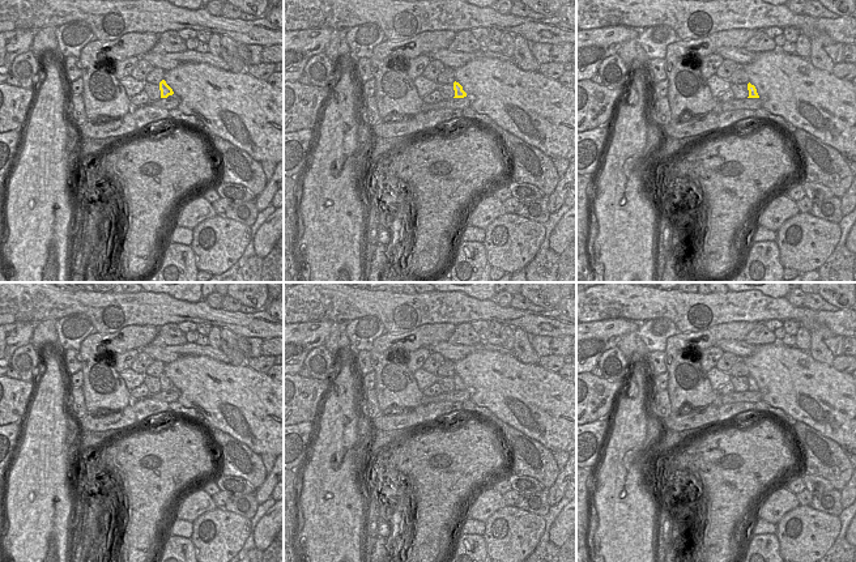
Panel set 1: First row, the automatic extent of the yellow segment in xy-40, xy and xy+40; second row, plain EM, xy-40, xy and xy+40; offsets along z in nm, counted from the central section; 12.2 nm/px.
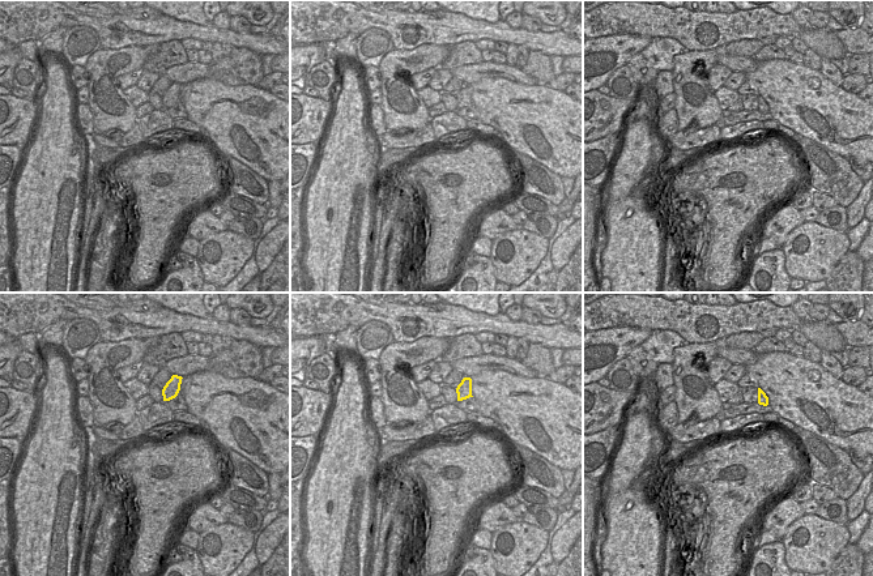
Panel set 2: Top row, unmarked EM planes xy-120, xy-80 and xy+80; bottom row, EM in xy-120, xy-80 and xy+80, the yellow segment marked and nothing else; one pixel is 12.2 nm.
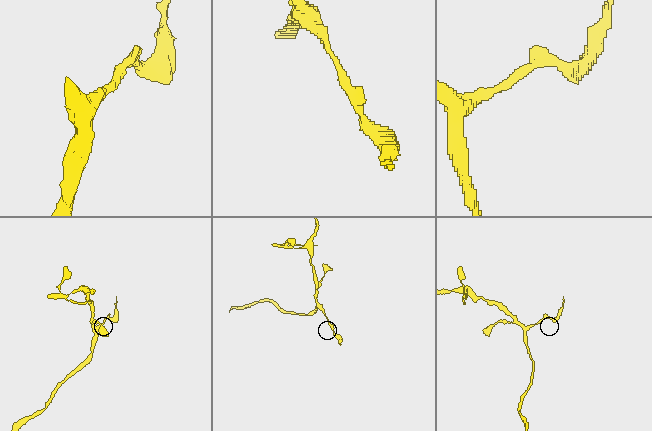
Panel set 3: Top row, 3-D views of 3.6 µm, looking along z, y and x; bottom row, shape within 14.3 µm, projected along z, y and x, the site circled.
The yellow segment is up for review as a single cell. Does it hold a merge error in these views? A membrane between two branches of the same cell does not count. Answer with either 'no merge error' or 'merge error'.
merge error

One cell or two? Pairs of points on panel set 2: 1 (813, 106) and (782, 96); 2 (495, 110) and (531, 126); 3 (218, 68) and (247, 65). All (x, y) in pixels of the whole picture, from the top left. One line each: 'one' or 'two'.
1: one
2: one
3: one

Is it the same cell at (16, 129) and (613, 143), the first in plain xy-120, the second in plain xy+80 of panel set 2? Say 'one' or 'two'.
two

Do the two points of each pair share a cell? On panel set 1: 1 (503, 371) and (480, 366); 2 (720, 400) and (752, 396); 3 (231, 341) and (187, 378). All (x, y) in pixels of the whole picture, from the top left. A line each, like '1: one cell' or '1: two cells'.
1: one cell
2: one cell
3: two cells

